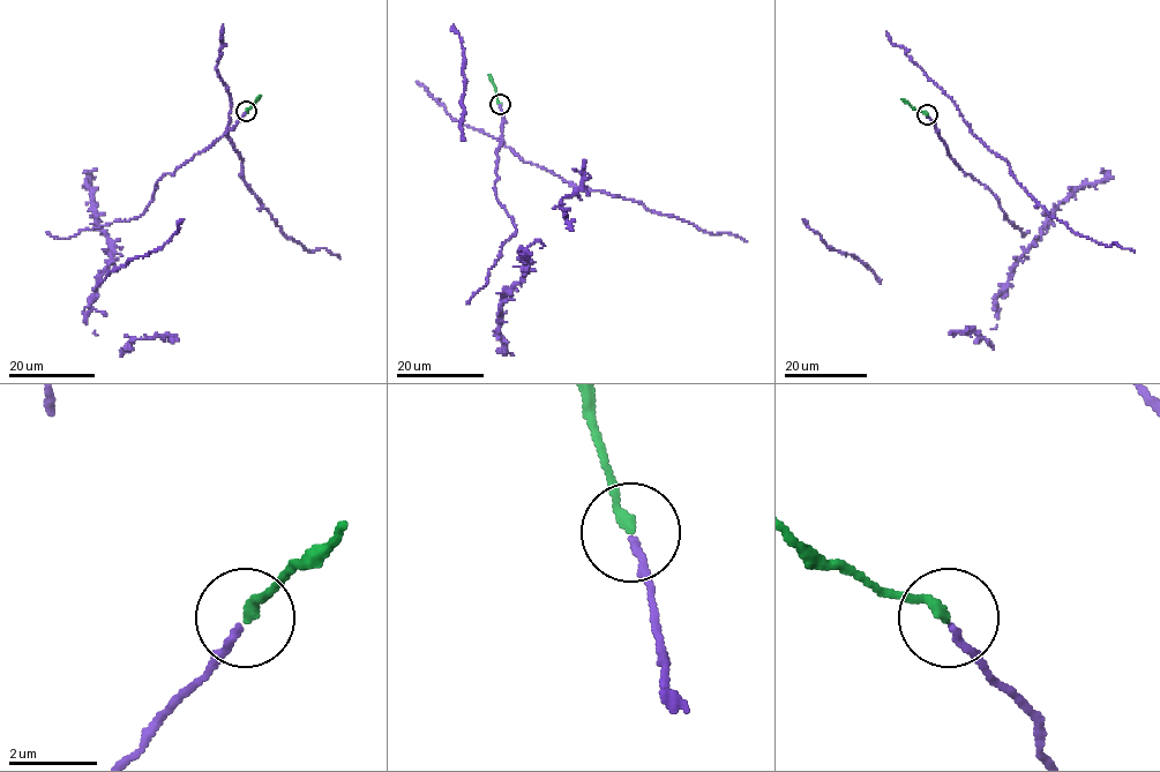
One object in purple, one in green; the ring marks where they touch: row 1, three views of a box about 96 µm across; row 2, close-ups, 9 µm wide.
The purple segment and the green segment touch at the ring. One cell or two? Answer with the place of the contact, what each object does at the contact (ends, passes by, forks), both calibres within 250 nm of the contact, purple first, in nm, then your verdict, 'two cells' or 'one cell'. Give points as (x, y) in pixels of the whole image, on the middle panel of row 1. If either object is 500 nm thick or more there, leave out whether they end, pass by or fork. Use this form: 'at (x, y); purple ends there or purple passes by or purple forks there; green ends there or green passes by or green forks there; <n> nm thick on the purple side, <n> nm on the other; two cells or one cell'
at (500, 104); purple ends there; green ends there; 140 nm thick on the purple side, 220 nm on the other; one cell

